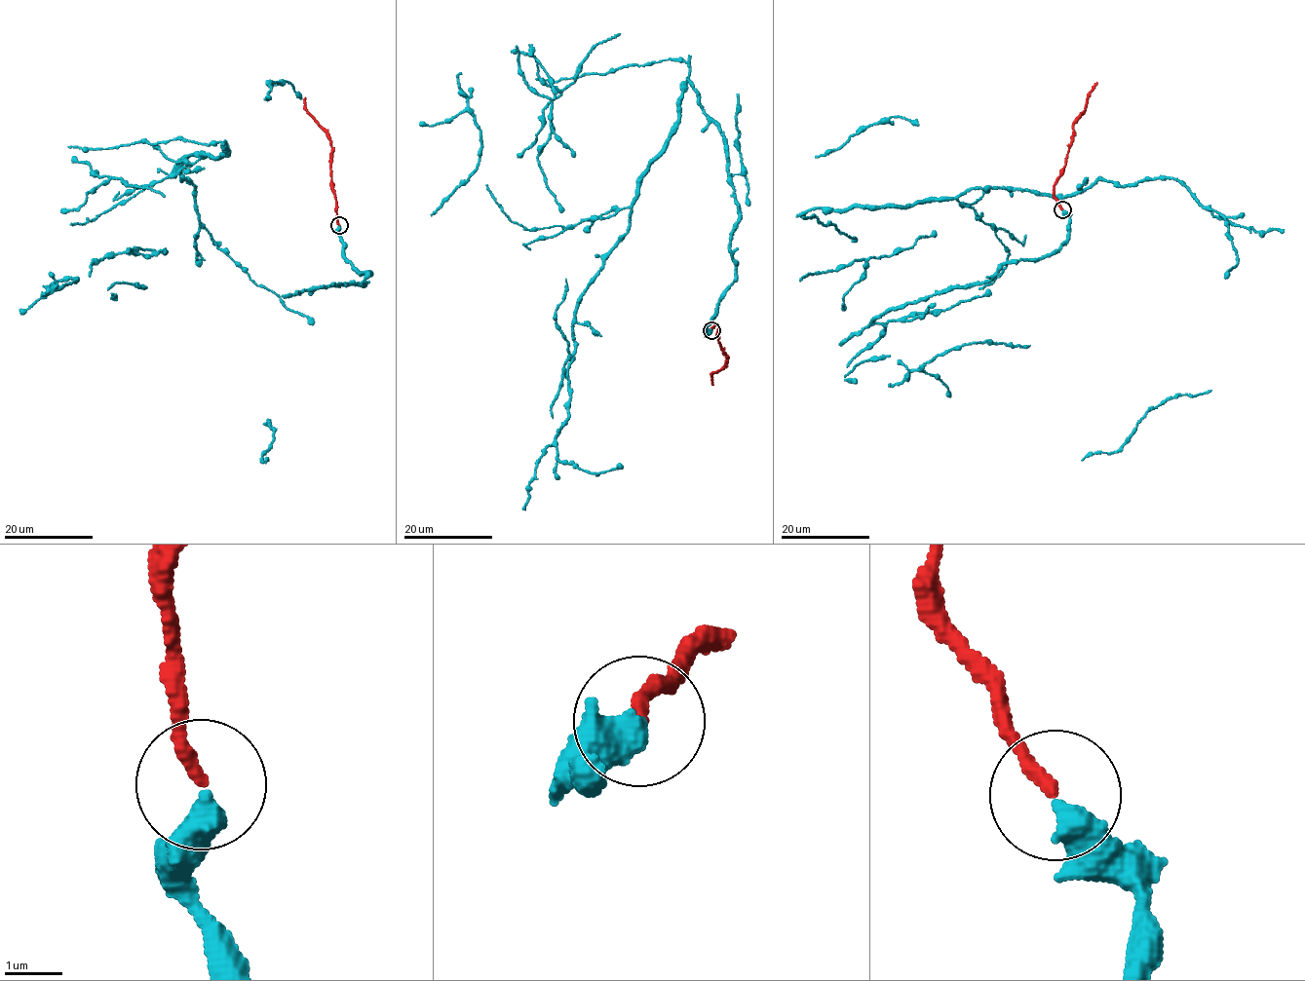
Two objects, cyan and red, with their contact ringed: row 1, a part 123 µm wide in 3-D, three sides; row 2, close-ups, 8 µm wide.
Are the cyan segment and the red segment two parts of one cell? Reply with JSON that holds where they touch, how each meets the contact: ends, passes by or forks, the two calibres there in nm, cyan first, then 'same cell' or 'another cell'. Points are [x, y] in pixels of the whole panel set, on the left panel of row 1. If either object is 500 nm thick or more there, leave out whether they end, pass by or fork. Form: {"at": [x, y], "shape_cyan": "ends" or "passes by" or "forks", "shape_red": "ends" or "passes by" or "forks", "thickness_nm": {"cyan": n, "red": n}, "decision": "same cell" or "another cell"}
{"at": [339, 225], "shape_cyan": "ends", "shape_red": "ends", "thickness_nm": {"cyan": 480, "red": 220}, "decision": "same cell"}

